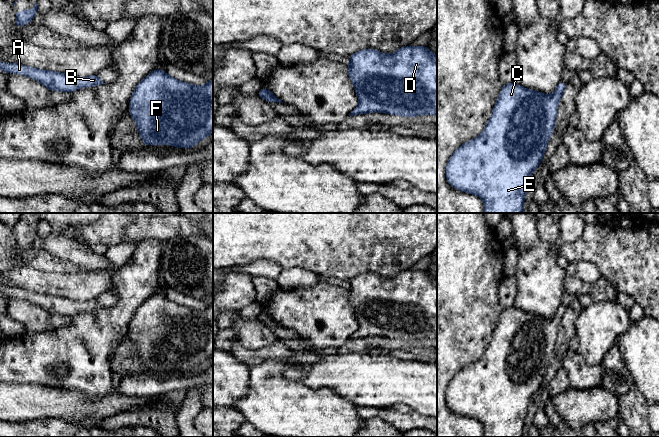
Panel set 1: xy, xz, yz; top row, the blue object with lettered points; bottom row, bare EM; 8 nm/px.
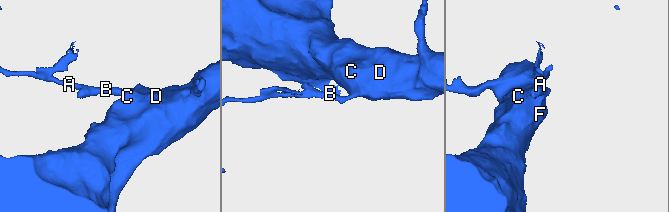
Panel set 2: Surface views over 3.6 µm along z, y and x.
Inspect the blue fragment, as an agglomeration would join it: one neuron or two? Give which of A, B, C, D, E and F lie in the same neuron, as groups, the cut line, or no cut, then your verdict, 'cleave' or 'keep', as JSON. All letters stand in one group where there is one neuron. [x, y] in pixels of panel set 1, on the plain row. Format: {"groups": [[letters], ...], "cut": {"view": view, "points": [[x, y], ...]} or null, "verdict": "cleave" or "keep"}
{"groups": [["A", "B", "C", "D", "E", "F"]], "cut": null, "verdict": "keep"}

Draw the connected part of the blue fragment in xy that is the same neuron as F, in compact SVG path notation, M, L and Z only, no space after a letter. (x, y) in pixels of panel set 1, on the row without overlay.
M155 293L134 312L129 337L143 369L193 372L213 356L213 303L204 310L196 310L178 305L164 294Z

